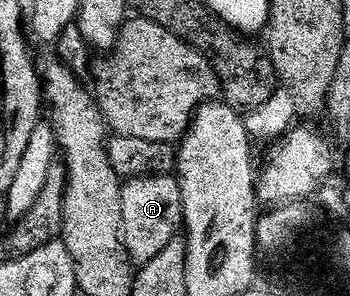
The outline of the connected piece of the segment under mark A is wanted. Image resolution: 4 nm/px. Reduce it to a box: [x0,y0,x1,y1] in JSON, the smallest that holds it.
[121,174,185,264]

